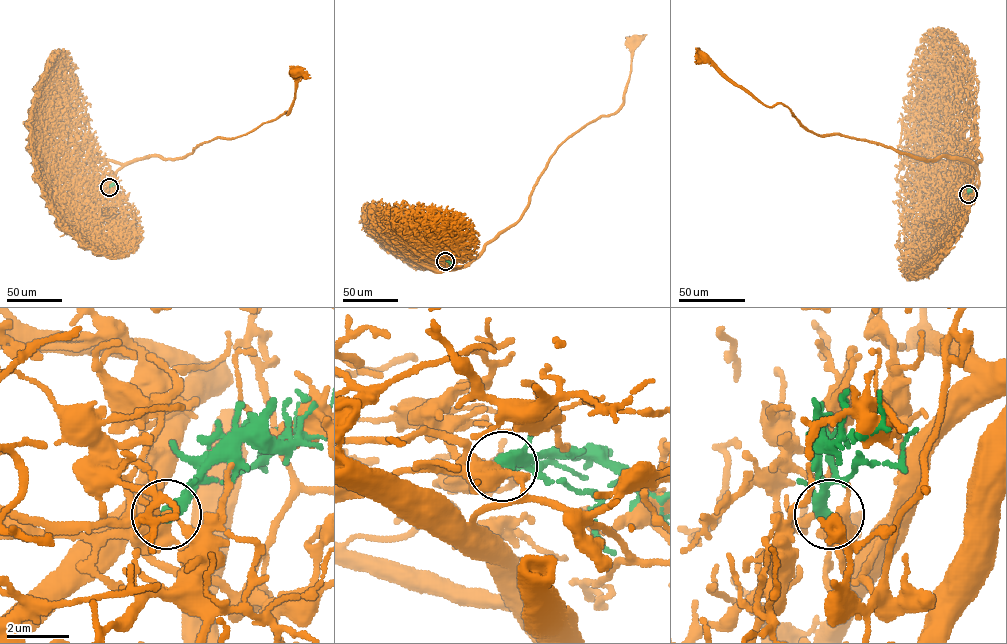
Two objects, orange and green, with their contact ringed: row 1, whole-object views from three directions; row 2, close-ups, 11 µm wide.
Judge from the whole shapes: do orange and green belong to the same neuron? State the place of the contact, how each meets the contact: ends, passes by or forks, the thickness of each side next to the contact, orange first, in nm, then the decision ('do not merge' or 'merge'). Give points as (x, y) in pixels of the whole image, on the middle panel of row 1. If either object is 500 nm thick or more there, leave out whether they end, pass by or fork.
at (445, 261); orange forks there; green ends there; 400 nm thick on the orange side, 480 nm on the other; do not merge

